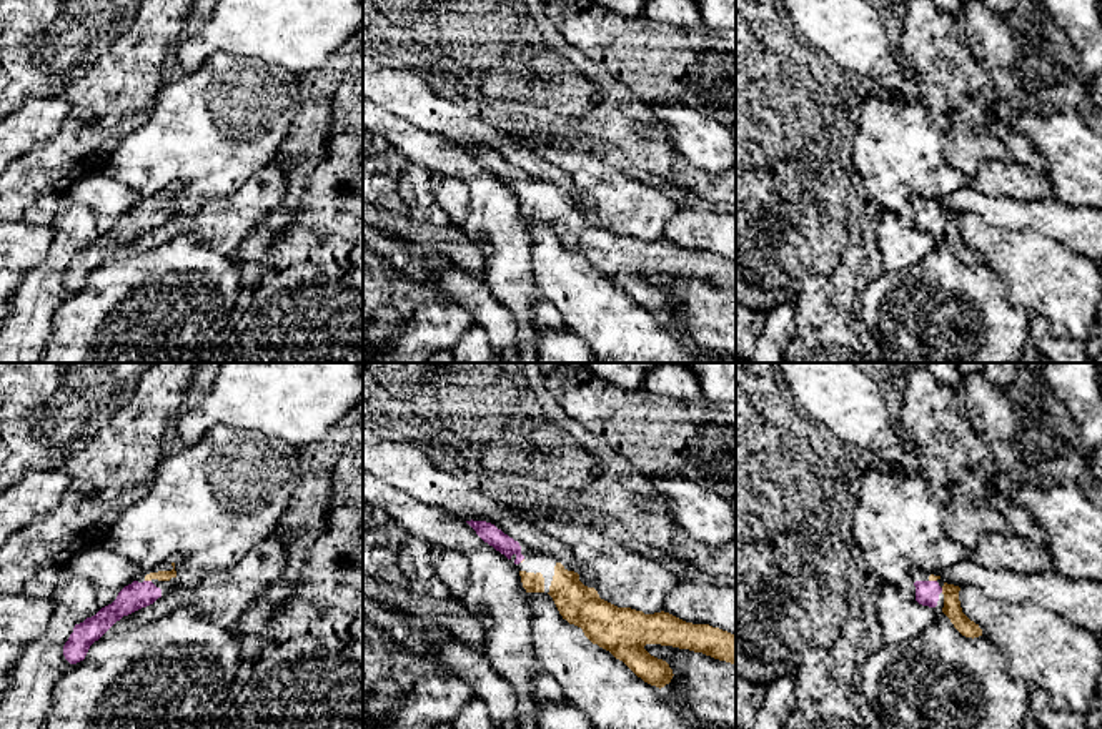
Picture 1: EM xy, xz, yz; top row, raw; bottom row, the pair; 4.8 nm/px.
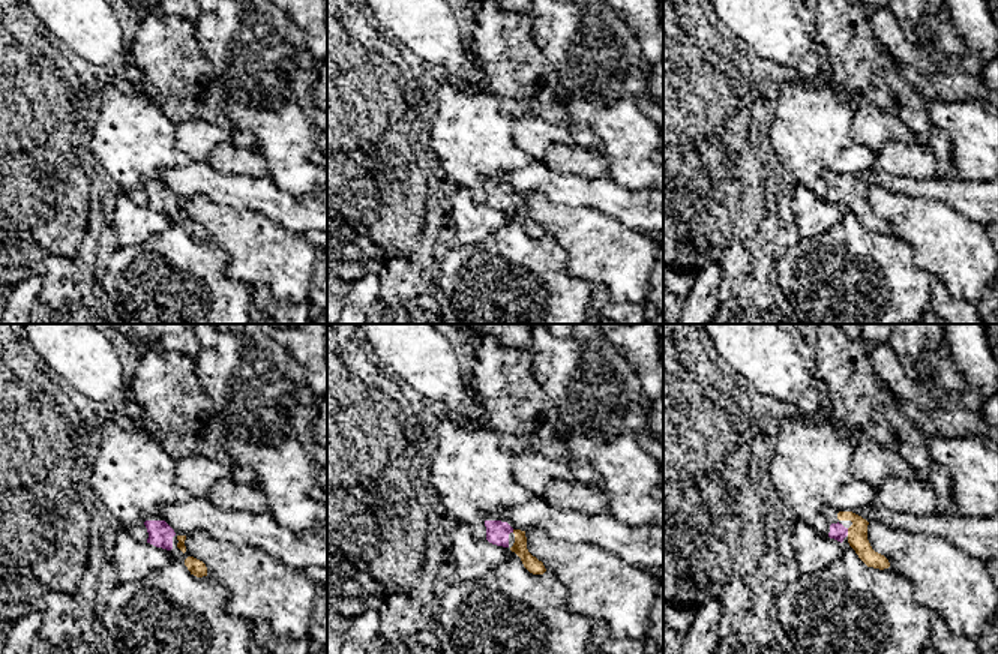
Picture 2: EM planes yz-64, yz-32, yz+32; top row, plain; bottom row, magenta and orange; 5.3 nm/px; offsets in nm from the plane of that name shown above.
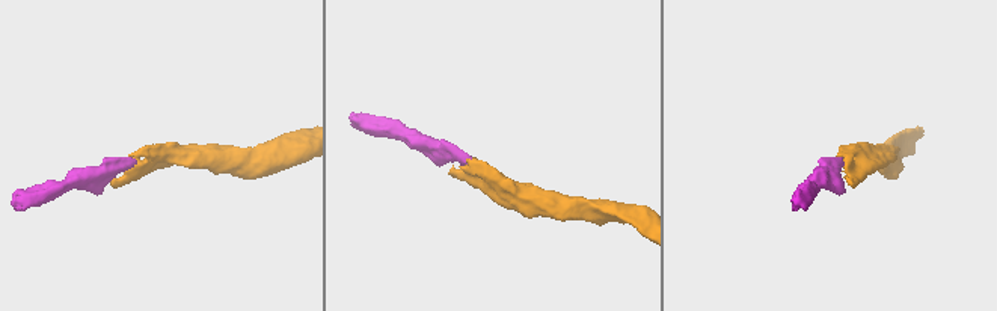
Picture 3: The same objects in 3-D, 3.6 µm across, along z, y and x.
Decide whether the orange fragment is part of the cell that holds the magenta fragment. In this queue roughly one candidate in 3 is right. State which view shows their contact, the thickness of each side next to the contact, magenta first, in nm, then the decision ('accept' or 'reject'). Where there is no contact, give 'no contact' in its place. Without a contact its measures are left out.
xy | 130/50 nm | accept

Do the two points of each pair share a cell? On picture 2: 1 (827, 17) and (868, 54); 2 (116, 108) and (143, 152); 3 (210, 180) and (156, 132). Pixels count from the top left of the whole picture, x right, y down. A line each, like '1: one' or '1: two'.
1: one
2: one
3: two

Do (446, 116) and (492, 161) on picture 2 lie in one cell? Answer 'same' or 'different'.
same

